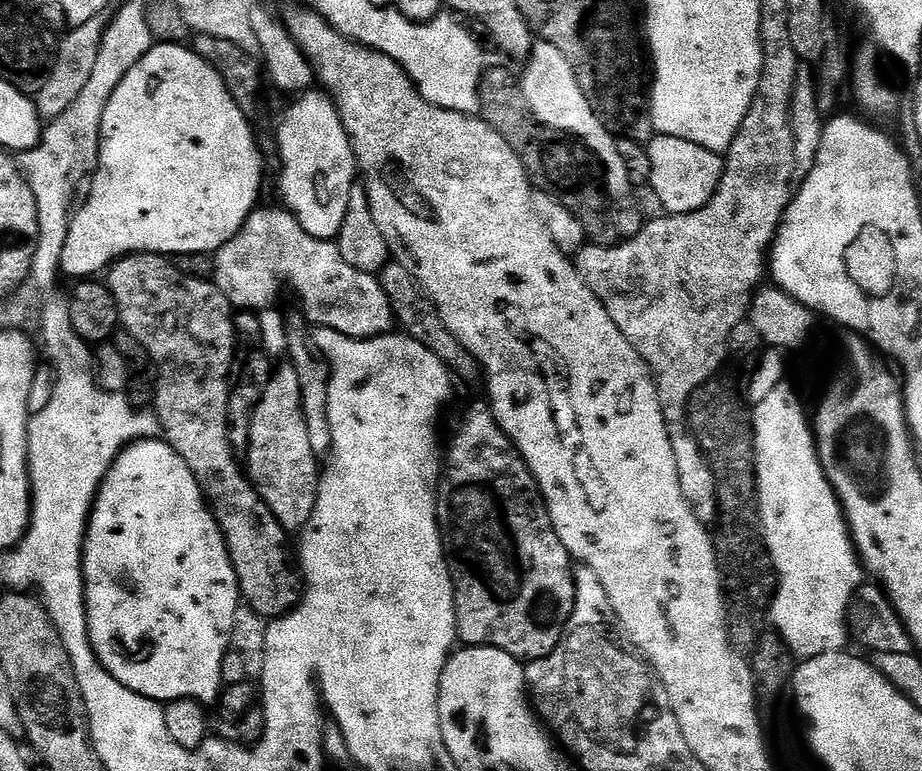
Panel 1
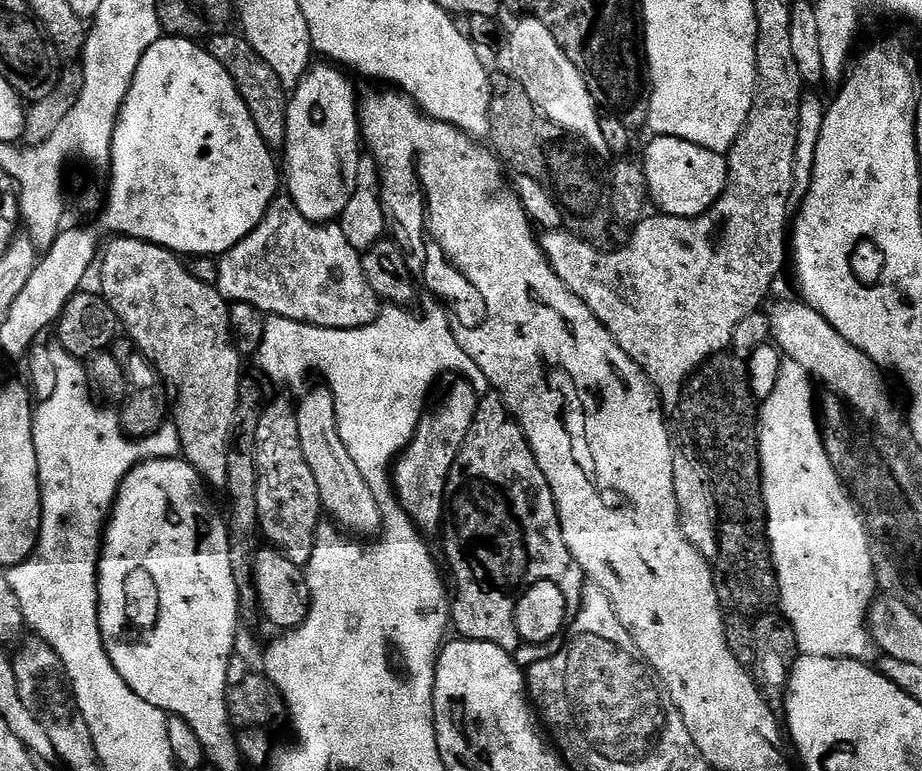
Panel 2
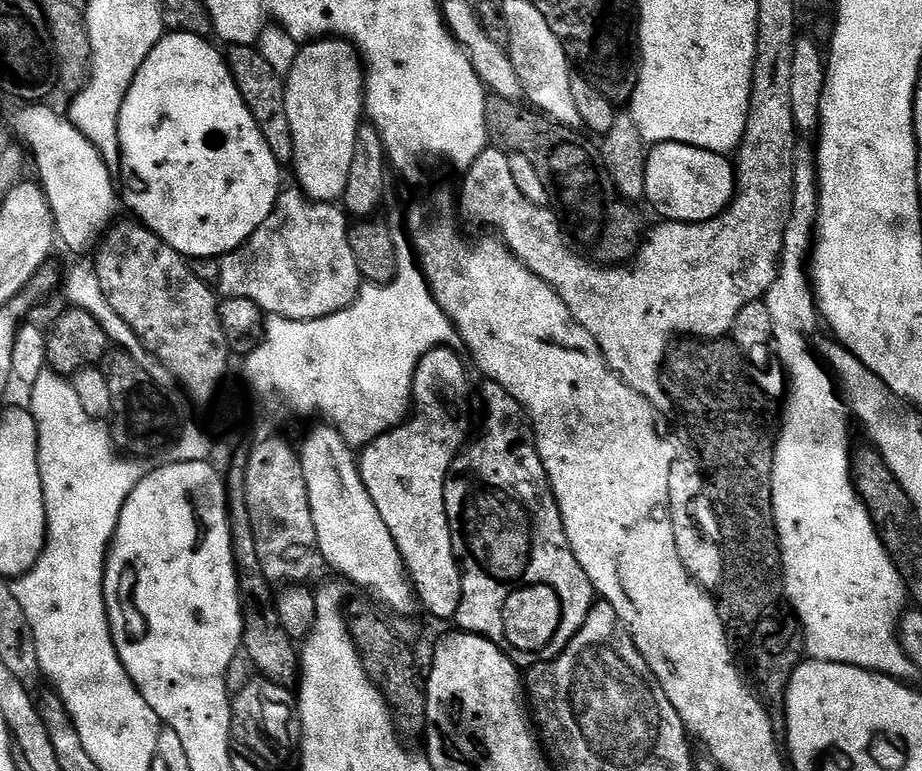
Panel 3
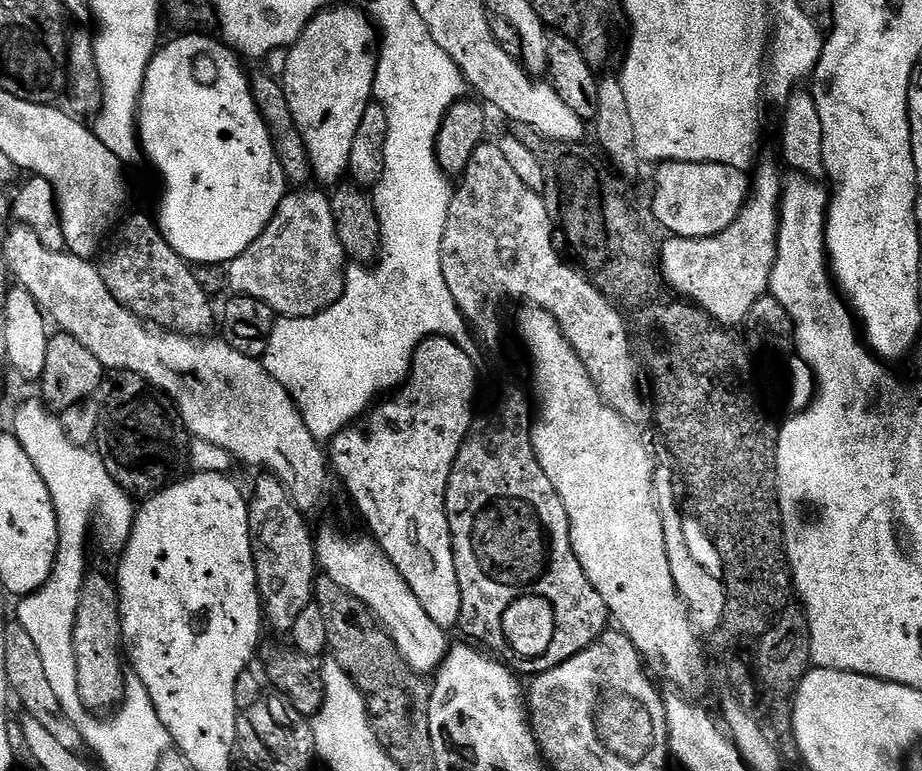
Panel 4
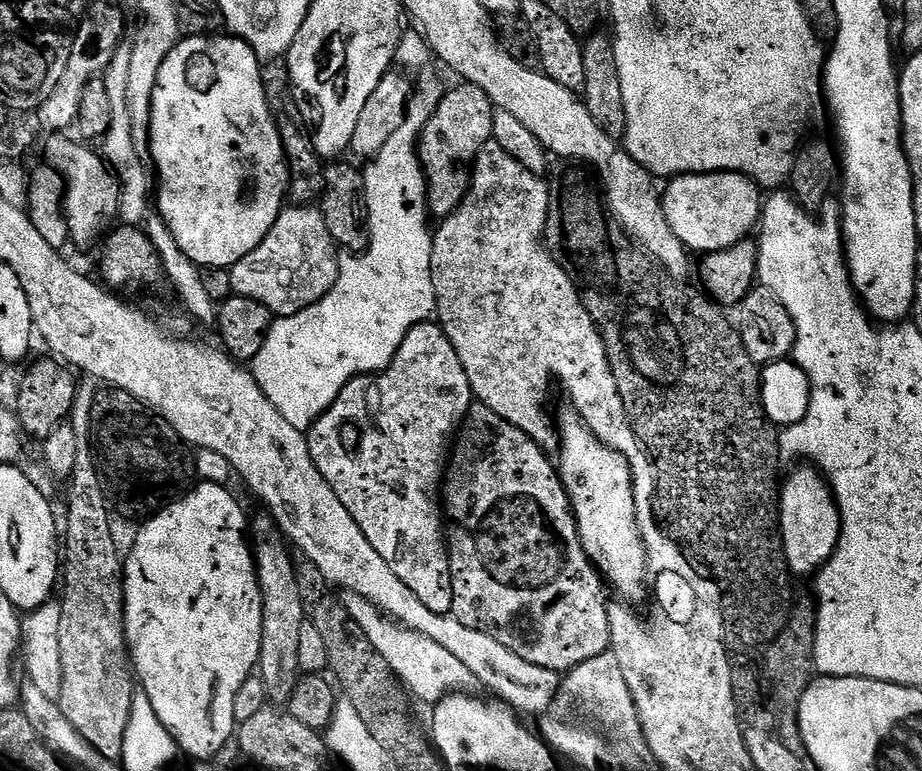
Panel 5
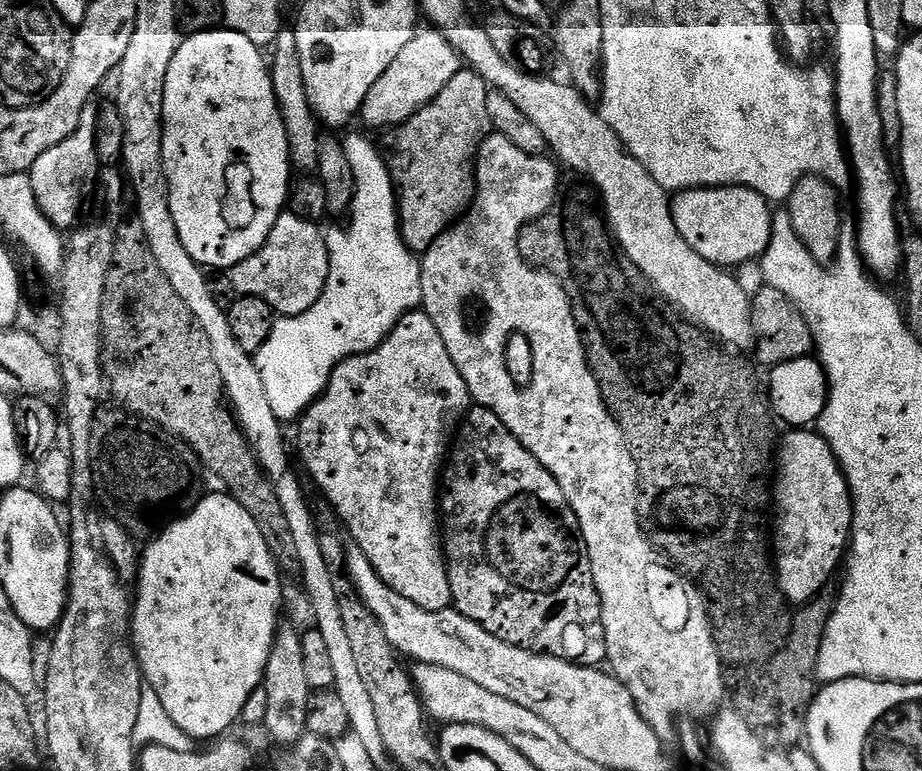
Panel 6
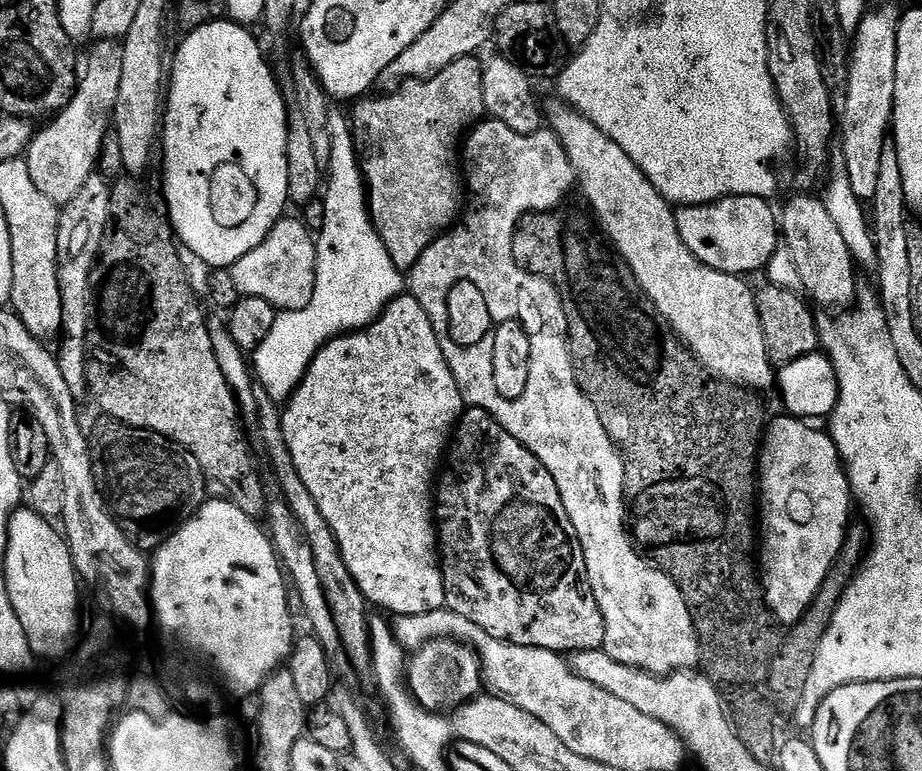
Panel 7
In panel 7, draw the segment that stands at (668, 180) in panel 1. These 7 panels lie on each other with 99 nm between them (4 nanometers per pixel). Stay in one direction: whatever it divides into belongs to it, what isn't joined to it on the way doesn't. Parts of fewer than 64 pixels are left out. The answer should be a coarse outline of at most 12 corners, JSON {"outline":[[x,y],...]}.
{"outline":[[727,196],[675,209],[682,242],[731,276],[767,269],[771,203]]}

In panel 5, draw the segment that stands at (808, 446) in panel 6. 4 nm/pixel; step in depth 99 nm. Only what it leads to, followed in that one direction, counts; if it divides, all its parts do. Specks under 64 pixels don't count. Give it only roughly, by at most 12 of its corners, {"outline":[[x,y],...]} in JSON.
{"outline":[[815,467],[779,489],[780,538],[796,578],[819,572],[840,508]]}

